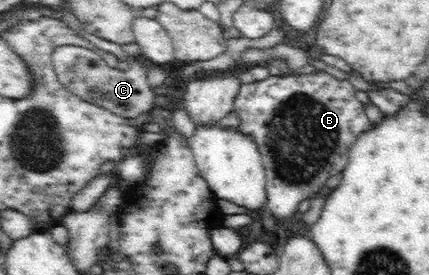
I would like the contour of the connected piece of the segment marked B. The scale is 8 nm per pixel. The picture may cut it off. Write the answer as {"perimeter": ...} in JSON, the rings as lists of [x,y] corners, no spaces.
{"perimeter":[[[312,71],[311,73],[312,74],[288,73],[278,74],[276,76],[271,75],[267,80],[262,80],[262,82],[243,84],[233,104],[233,110],[240,116],[240,124],[237,130],[240,130],[241,134],[248,134],[248,136],[251,136],[253,142],[255,142],[258,149],[260,149],[266,173],[267,183],[265,189],[268,193],[265,206],[272,210],[272,214],[274,214],[276,218],[288,218],[288,216],[292,216],[292,214],[296,212],[296,208],[298,208],[296,204],[298,204],[300,200],[310,198],[310,194],[314,194],[314,192],[318,192],[318,190],[322,188],[322,184],[324,184],[326,178],[330,178],[330,176],[342,172],[348,162],[348,152],[351,151],[351,147],[355,144],[355,140],[362,132],[367,131],[372,124],[370,119],[366,116],[363,103],[356,99],[354,95],[357,90],[353,84],[350,84],[348,80],[337,80],[334,76],[331,76],[325,71]]]}

